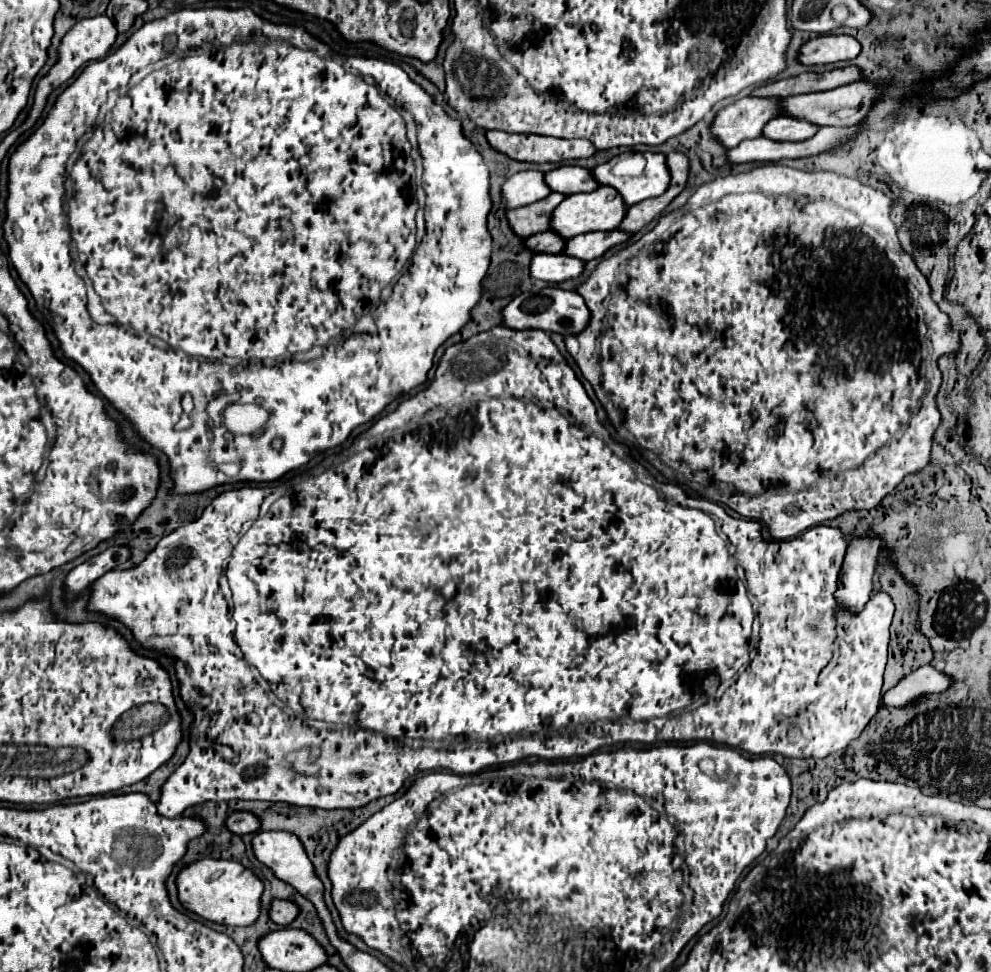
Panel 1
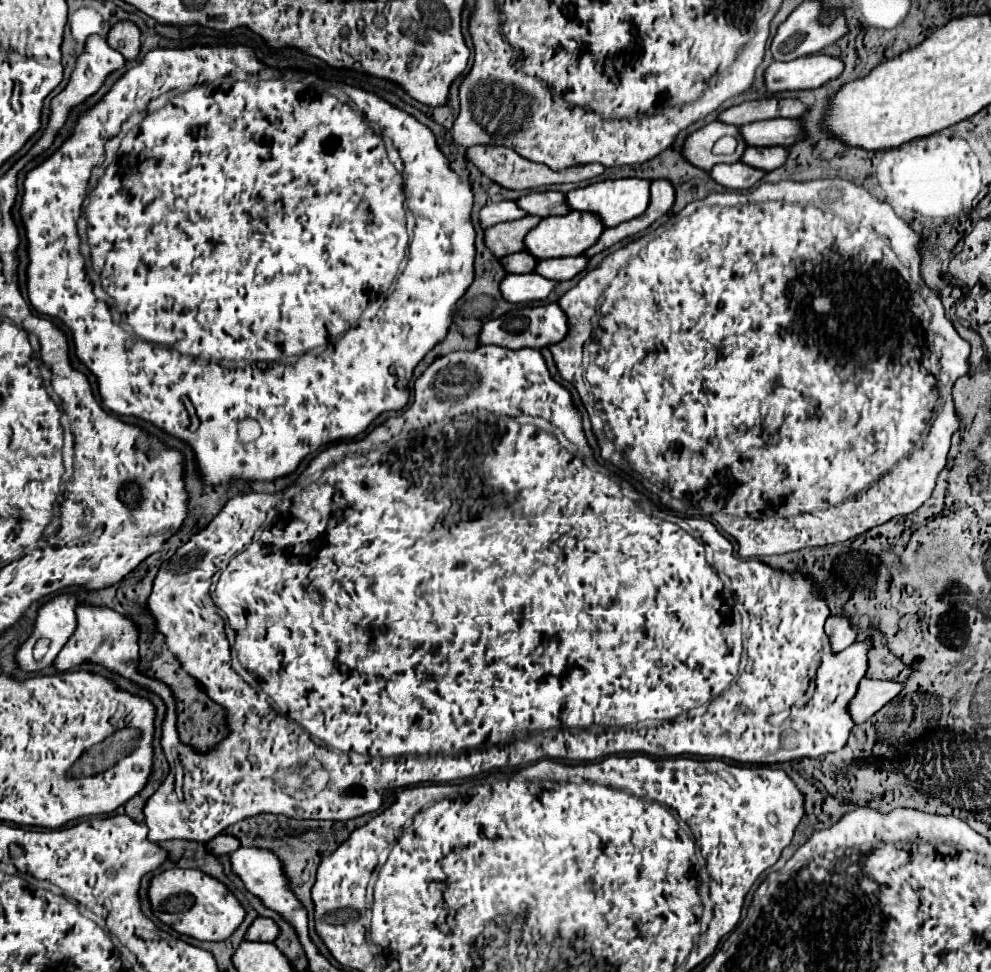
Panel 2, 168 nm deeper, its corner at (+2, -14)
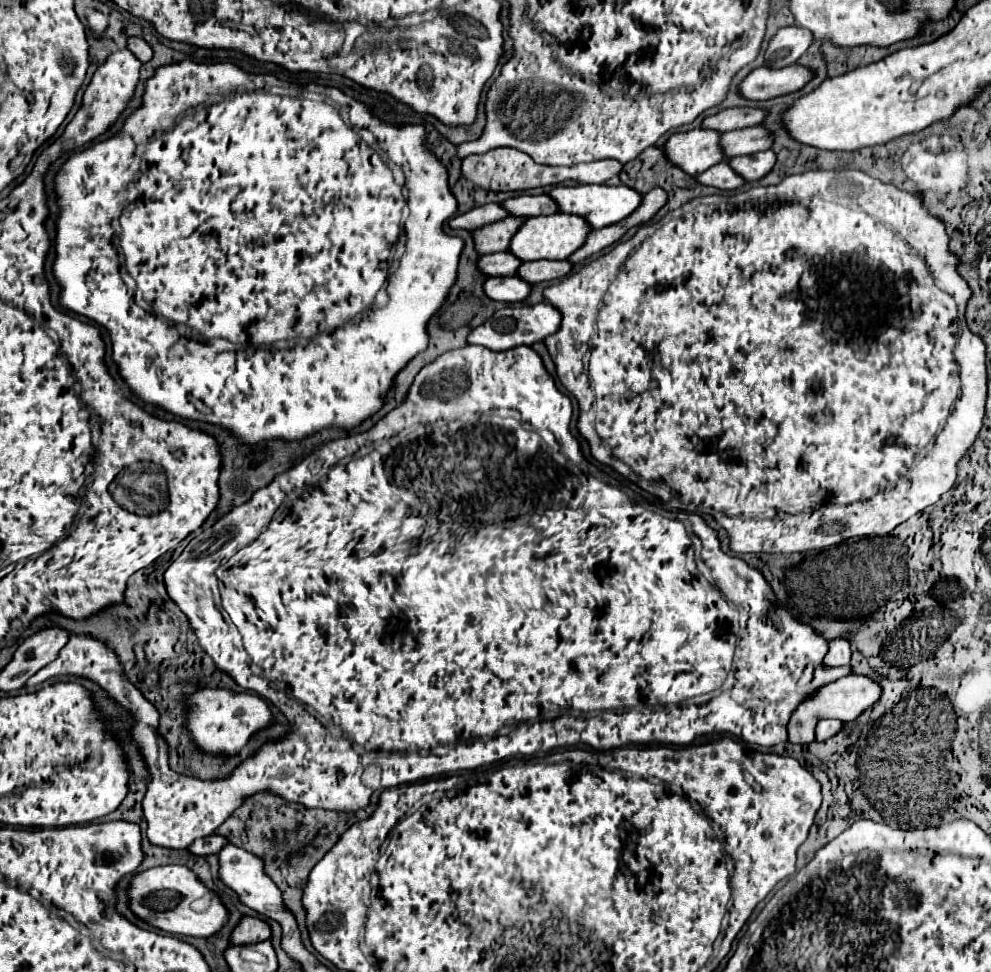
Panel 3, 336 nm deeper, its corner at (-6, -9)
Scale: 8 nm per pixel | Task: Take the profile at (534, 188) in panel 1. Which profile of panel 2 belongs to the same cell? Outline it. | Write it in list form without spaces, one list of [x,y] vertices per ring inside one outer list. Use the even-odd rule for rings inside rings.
[[[495,202],[495,204],[481,208],[479,224],[481,224],[481,228],[489,228],[489,226],[495,226],[501,222],[511,222],[511,220],[517,220],[523,216],[527,216],[527,212],[521,212],[519,208],[515,208],[515,202]]]

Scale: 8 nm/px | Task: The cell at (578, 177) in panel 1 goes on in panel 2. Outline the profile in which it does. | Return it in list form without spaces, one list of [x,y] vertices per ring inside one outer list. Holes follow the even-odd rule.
[[[531,192],[527,196],[521,196],[517,200],[517,206],[521,210],[525,210],[527,214],[533,212],[553,212],[553,214],[533,214],[533,216],[563,216],[569,212],[567,204],[565,204],[565,194],[561,192]]]

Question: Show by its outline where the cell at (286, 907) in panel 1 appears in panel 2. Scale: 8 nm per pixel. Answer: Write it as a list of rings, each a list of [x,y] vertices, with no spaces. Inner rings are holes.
[[[255,918],[245,934],[245,940],[249,940],[249,942],[273,942],[277,938],[277,934],[279,934],[279,928],[271,918]]]

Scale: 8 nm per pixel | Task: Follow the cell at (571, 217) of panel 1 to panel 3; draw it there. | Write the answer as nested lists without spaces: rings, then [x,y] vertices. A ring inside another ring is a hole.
[[[555,213],[555,215],[545,215],[545,217],[531,217],[527,219],[521,229],[515,233],[511,239],[509,251],[517,255],[521,261],[537,261],[537,259],[567,259],[573,255],[579,247],[583,247],[585,237],[589,235],[591,227],[581,219],[579,215],[565,215],[565,213]]]

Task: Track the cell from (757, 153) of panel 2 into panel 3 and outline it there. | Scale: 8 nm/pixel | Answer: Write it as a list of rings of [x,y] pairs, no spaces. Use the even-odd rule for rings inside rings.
[[[761,151],[757,155],[739,155],[729,159],[729,165],[745,179],[745,181],[759,181],[763,179],[775,165],[777,155],[773,151]]]

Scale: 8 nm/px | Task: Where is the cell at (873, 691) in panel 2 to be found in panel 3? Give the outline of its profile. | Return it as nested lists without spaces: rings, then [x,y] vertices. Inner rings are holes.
[[[847,675],[843,679],[837,679],[831,685],[821,687],[815,697],[807,699],[805,703],[801,703],[791,721],[789,721],[789,741],[791,743],[811,743],[815,739],[815,725],[821,719],[839,719],[839,721],[855,721],[865,709],[869,709],[873,703],[877,703],[881,699],[881,685],[875,683],[871,677],[867,675]]]

